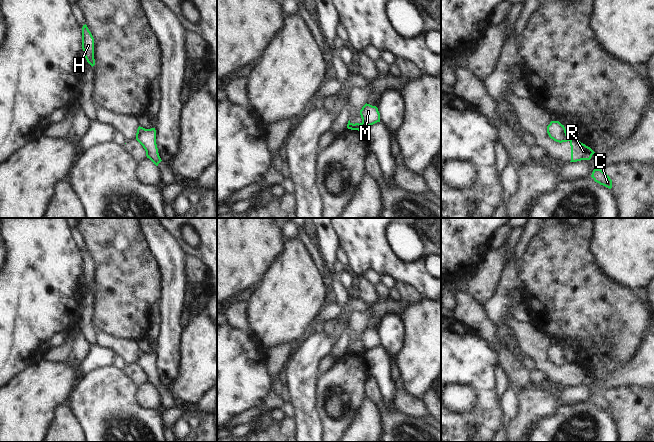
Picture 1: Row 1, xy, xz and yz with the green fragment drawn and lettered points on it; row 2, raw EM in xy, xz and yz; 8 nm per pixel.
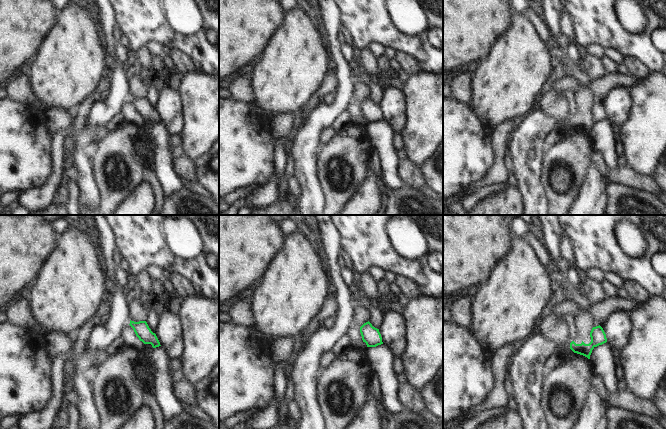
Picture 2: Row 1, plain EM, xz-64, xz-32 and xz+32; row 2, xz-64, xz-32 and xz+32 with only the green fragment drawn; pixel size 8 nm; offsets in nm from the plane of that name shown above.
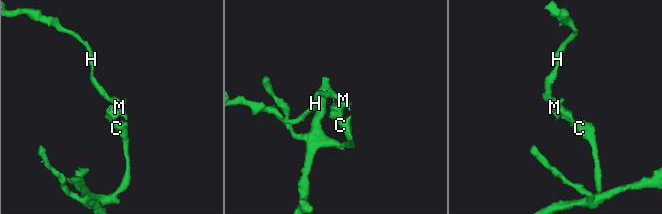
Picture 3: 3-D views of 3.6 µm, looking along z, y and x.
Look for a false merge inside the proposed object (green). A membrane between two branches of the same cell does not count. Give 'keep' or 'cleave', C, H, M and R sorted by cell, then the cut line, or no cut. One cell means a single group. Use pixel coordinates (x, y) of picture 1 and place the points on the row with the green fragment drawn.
cleave | C R / H M | xz (362, 119), (365, 126)

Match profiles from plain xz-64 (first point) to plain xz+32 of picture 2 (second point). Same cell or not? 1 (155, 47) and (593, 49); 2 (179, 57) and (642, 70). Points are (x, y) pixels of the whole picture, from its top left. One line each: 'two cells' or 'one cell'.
1: one cell
2: one cell

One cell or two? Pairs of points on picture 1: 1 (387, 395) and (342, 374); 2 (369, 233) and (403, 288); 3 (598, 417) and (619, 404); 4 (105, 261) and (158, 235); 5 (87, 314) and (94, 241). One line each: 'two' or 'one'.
1: two
2: two
3: two
4: two
5: two

